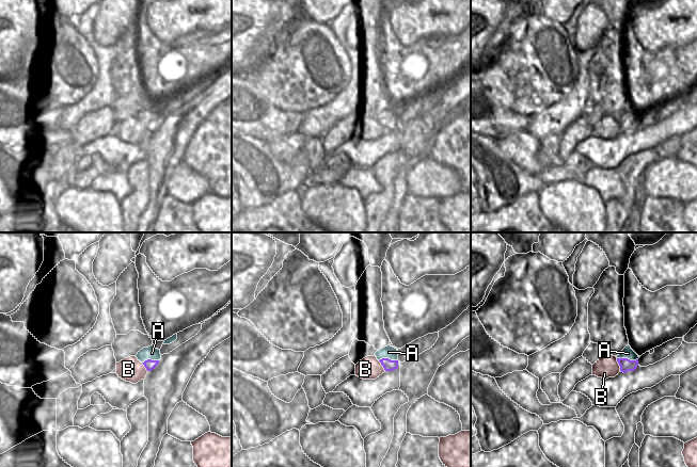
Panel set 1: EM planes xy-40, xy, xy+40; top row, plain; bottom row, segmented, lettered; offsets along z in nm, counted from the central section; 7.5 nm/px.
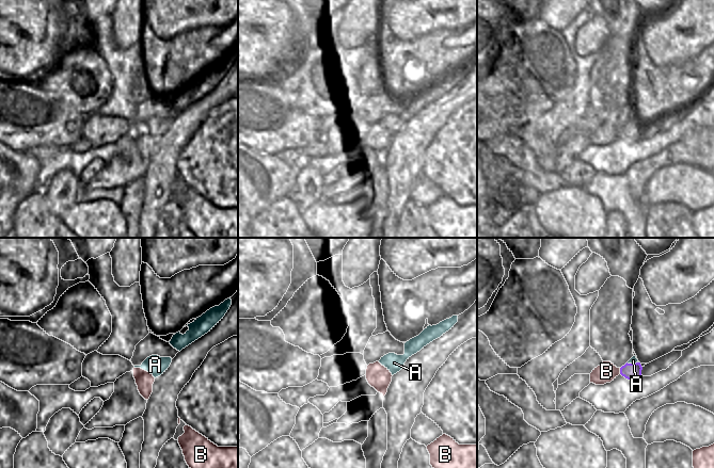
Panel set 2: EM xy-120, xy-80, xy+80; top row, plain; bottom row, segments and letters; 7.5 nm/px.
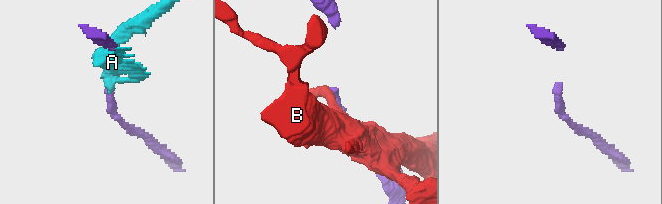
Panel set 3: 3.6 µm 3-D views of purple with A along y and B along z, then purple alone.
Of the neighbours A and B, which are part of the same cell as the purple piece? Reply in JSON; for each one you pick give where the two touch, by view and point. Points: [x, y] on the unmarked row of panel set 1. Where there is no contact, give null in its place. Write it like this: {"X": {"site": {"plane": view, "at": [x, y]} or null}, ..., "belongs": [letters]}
{"belongs": []}

